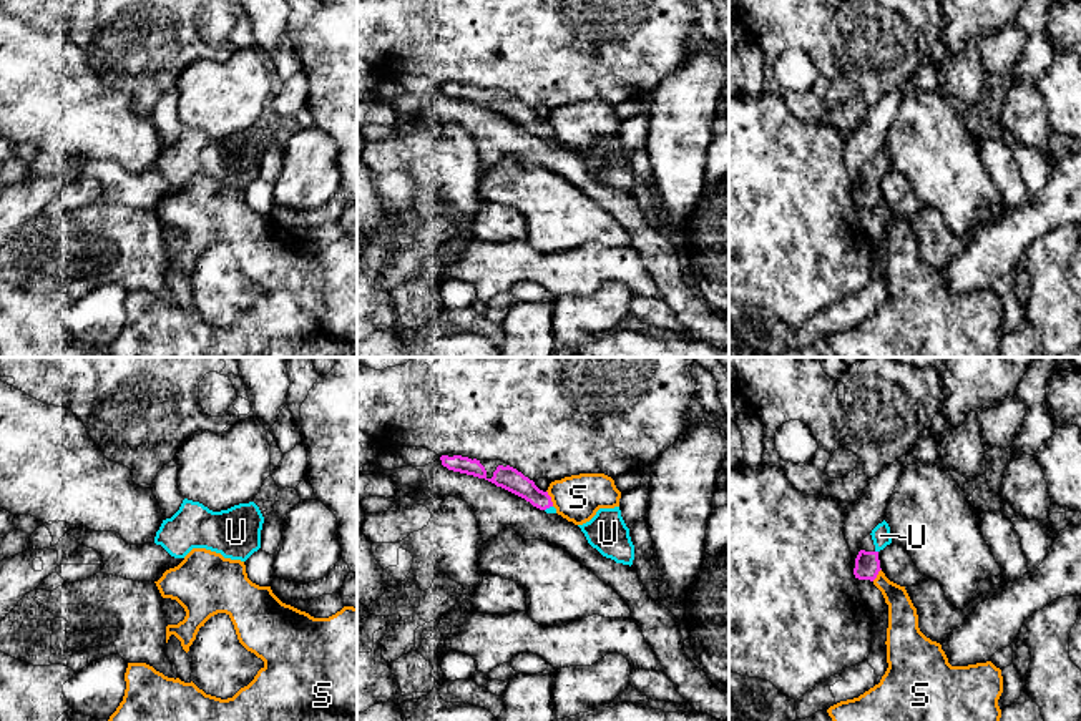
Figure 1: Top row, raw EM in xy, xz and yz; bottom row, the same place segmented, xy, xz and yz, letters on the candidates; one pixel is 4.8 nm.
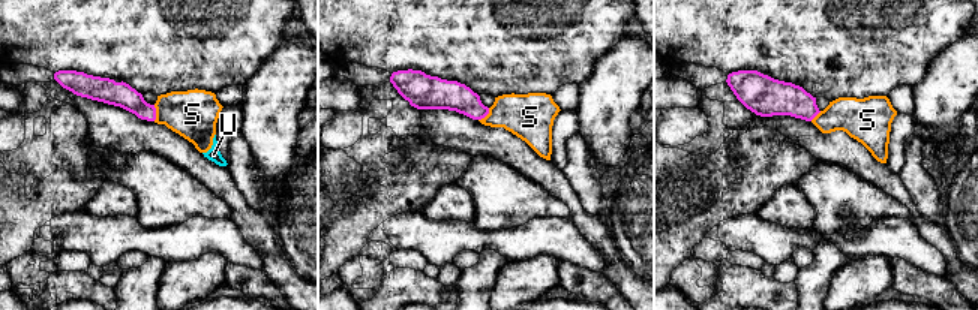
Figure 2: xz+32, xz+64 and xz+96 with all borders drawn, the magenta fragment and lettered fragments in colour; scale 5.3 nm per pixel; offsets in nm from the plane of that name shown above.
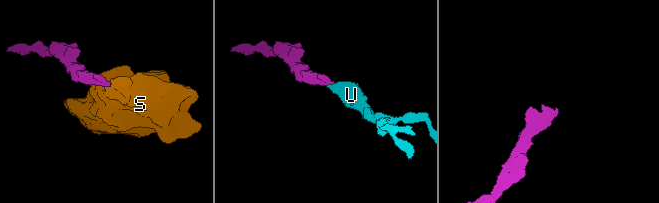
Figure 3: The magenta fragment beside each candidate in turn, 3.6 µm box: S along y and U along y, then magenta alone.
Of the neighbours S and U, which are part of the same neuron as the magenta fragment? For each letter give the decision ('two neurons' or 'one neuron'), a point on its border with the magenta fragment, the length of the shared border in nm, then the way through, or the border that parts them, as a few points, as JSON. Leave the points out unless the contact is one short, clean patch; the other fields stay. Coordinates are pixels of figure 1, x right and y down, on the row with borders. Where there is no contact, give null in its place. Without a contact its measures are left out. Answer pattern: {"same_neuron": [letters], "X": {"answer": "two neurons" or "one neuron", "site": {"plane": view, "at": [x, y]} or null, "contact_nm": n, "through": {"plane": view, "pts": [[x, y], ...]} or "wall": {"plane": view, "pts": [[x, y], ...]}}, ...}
{"same_neuron": ["U"], "S": {"answer": "two neurons", "site": {"plane": "xz", "at": [550, 499]}, "contact_nm": 90, "wall": {"plane": "xz", "pts": [[547, 490], [553, 505]]}}, "U": {"answer": "one neuron", "site": {"plane": "xz", "at": [548, 507]}, "contact_nm": 50, "through": {"plane": "xz", "pts": [[507, 477], [525, 487], [548, 507], [552, 509]]}}}

